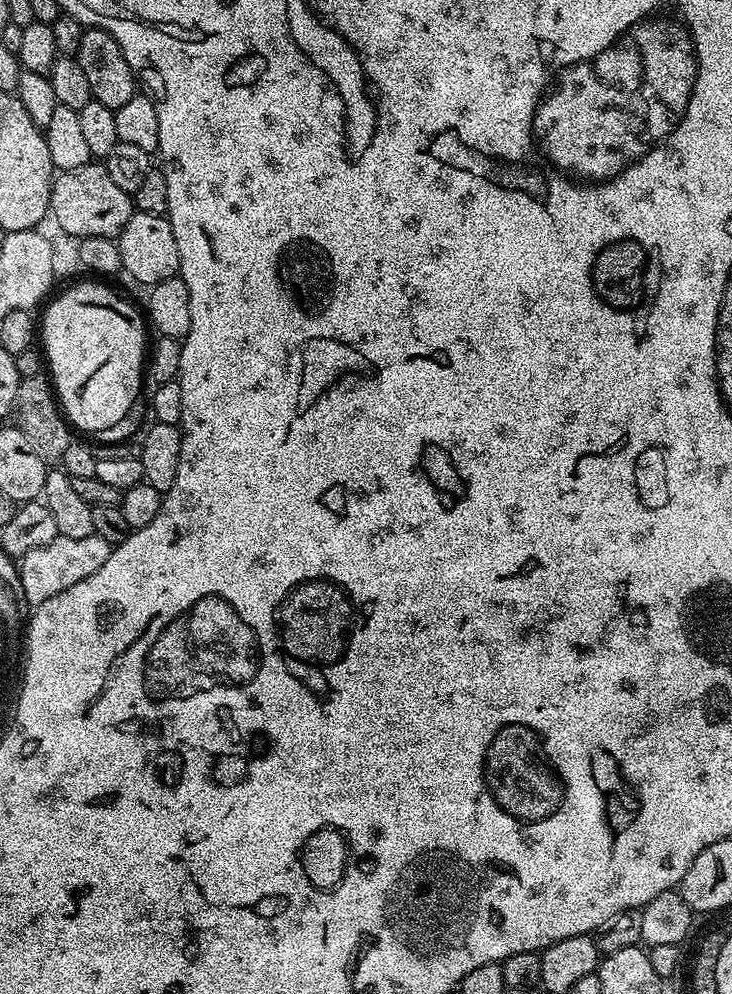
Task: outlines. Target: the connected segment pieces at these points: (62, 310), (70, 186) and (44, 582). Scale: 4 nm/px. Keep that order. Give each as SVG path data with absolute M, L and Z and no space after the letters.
M76 284L73 286L73 288L66 289L65 292L62 293L61 296L58 297L57 300L54 301L53 304L50 305L48 309L45 310L44 320L42 316L42 344L44 340L44 348L42 347L42 352L43 352L43 355L46 357L46 368L47 368L47 371L50 373L50 380L51 380L51 383L54 385L54 391L58 397L58 403L69 425L71 425L73 429L79 430L79 428L81 428L82 431L88 432L88 434L94 434L98 430L106 430L106 426L114 426L114 422L120 421L120 419L124 417L124 415L126 414L126 410L130 410L130 406L134 406L134 402L141 395L140 380L142 384L142 377L145 375L145 372L146 372L146 344L144 348L144 328L146 332L146 320L145 320L145 317L142 315L141 309L139 312L139 310L136 309L135 306L132 305L130 301L123 300L123 298L120 297L119 294L116 293L114 289L107 288L107 286L104 284Z
M89 162L86 166L78 166L78 170L60 172L53 179L48 207L51 219L56 219L57 226L66 235L111 240L119 237L126 222L132 217L134 200L129 192L113 182L103 163Z
M93 534L90 538L66 538L58 535L50 546L38 546L38 550L30 550L30 554L19 557L20 592L29 606L35 606L54 598L54 594L62 594L62 590L70 590L82 578L90 578L110 558L113 545L106 538Z

